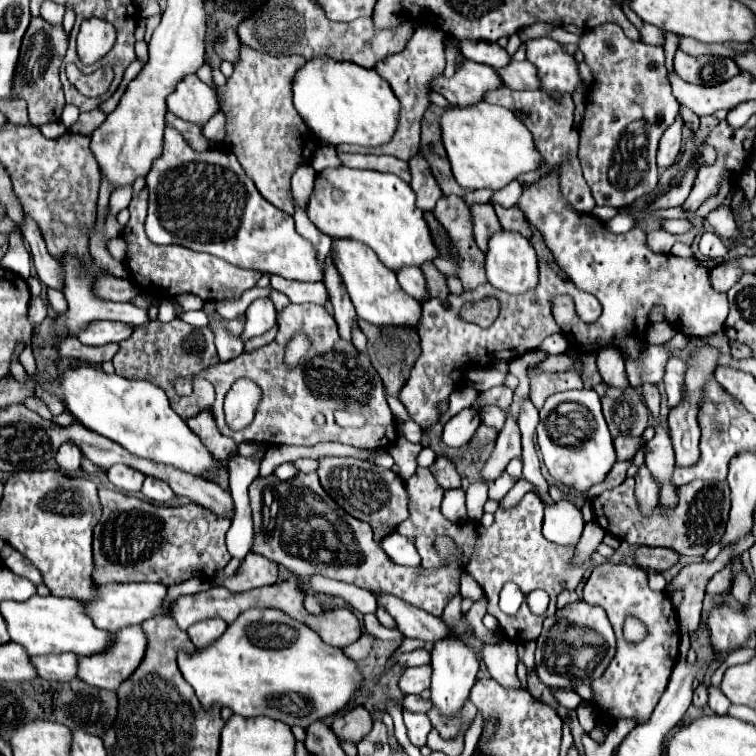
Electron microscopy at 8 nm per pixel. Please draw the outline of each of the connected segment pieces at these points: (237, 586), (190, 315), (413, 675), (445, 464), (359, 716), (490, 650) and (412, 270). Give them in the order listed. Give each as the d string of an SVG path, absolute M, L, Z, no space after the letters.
M248 553L236 575L224 579L224 587L232 593L264 587L278 581L278 565L270 559L264 559L258 553Z
M201 310L184 312L180 318L193 327L206 327L208 325L208 317Z
M430 665L408 667L404 671L404 677L400 679L400 689L404 693L422 693L424 689L430 687L430 677L432 677L432 667Z
M438 455L434 465L430 467L430 471L442 489L458 489L460 487L460 475L448 457Z
M356 707L348 711L342 717L336 717L332 723L332 731L340 741L350 741L350 743L360 743L372 729L372 717L364 707Z
M500 643L500 645L484 645L482 649L482 661L486 663L492 679L496 679L502 687L522 689L520 679L516 671L510 671L508 667L516 667L518 655L514 643Z
M406 267L404 271L400 271L398 273L398 283L416 301L424 303L428 299L426 279L424 279L424 275L422 275L422 271L418 267Z

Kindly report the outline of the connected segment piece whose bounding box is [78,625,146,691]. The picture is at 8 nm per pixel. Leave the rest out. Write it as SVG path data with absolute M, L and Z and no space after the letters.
M140 625L124 627L116 633L116 643L106 655L78 657L78 677L92 687L120 687L142 663L146 653L146 635Z

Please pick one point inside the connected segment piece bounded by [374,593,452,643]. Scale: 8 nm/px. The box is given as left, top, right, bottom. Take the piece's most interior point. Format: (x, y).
(413, 622)

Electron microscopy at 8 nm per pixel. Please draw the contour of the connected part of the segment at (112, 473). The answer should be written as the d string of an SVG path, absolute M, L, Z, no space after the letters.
M116 465L116 467L110 467L108 469L108 479L122 491L126 493L136 493L140 491L142 487L142 481L144 481L144 475L128 465Z

